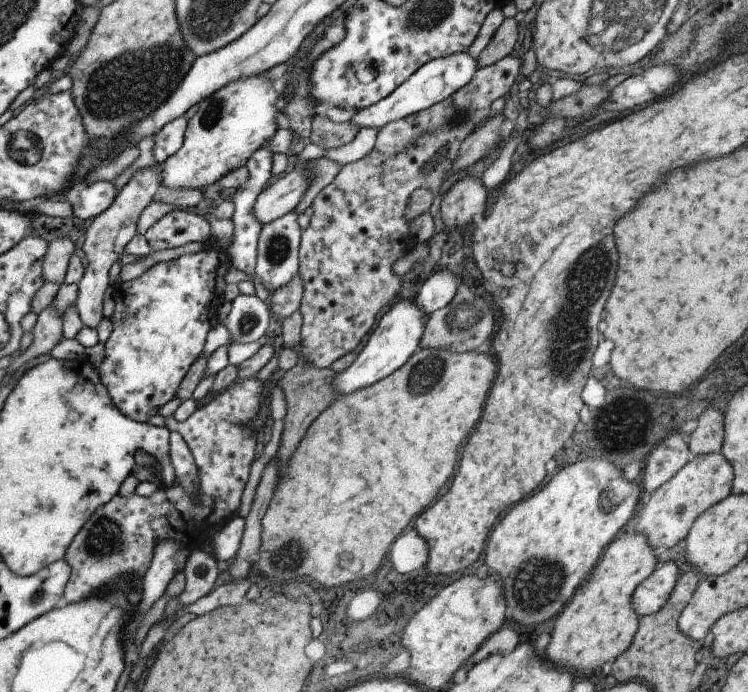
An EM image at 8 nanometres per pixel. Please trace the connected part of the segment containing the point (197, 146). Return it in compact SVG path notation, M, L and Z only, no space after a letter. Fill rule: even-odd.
M260 73L242 81L226 84L210 97L197 103L195 115L187 121L181 146L161 164L160 187L169 189L198 189L215 184L229 171L242 167L253 151L275 134L275 109L281 107L275 102L281 99L277 82L267 81Z

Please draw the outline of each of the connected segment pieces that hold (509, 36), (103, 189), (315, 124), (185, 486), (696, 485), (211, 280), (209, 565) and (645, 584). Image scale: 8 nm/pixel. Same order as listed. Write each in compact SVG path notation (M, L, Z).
M513 17L503 19L488 44L474 60L477 69L492 65L511 53L517 42L517 23Z
M95 181L79 192L66 196L73 206L73 215L80 219L94 219L99 213L110 207L117 196L117 188L111 181Z
M312 118L310 122L311 143L323 149L334 149L351 142L357 128L350 122L333 123L326 118Z
M171 431L168 436L169 461L174 469L174 476L179 487L185 493L197 494L197 467L188 446L178 432Z
M713 453L694 456L686 462L667 482L659 485L647 500L641 502L635 514L638 516L634 532L641 533L653 552L671 548L687 534L696 516L731 494L732 468L720 455Z
M218 246L200 249L196 253L158 262L137 278L119 281L113 286L114 309L112 331L104 342L103 359L98 367L100 381L105 385L115 408L125 418L136 423L148 423L165 402L176 396L179 383L191 363L200 355L205 334L215 323L216 308L223 301L225 274L232 262L227 252Z
M193 550L193 554L186 558L182 571L184 572L185 586L178 596L178 600L179 604L185 608L185 606L193 604L197 598L205 596L213 588L221 567L211 555Z
M673 561L664 562L660 568L653 569L653 572L632 592L630 605L635 614L638 614L639 618L655 614L665 604L669 593L676 586L678 576L679 572Z

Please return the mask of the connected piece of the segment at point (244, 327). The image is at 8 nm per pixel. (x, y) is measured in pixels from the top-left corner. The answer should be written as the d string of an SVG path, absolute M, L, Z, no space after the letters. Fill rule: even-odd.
M239 293L230 302L230 310L223 325L231 335L231 344L253 342L265 334L271 323L270 310L257 295Z

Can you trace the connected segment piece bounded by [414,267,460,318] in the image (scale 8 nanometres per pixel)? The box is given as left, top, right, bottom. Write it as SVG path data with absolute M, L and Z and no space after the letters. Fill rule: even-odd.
M439 267L423 282L414 301L426 314L424 318L443 308L455 296L459 280L460 276L451 270Z

